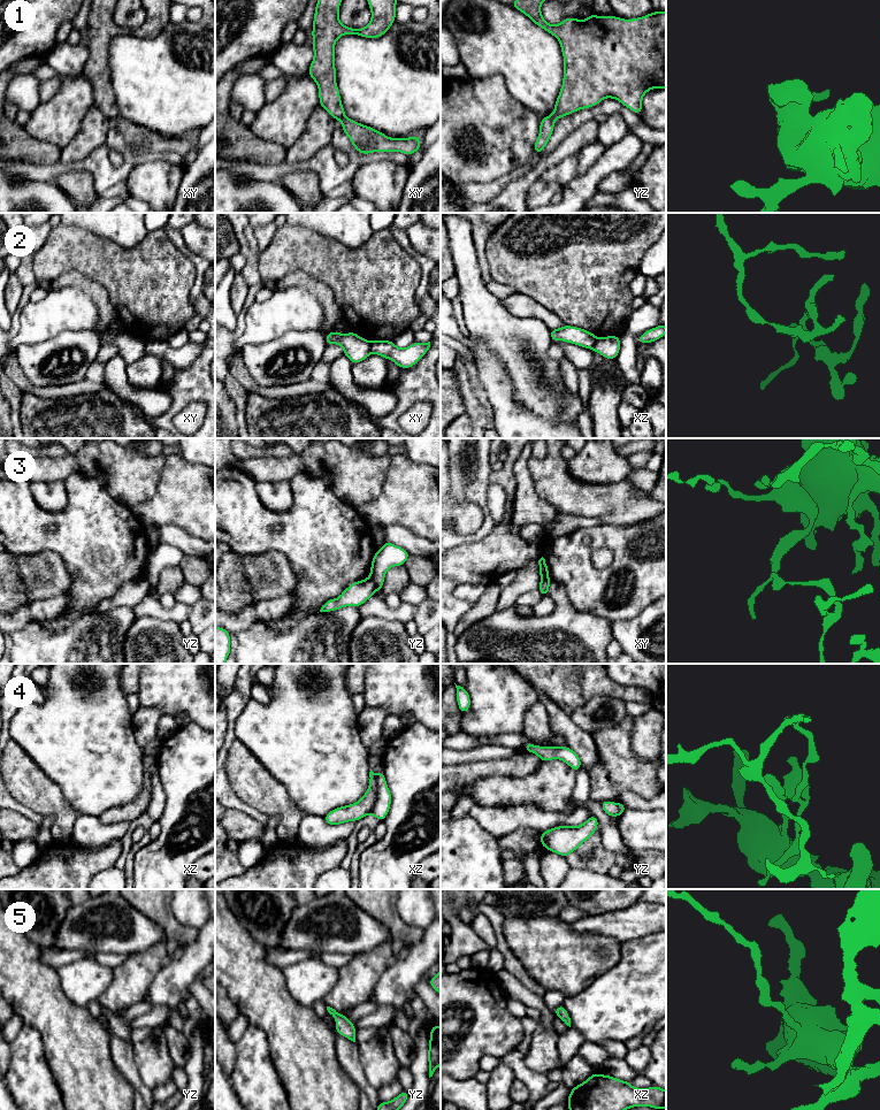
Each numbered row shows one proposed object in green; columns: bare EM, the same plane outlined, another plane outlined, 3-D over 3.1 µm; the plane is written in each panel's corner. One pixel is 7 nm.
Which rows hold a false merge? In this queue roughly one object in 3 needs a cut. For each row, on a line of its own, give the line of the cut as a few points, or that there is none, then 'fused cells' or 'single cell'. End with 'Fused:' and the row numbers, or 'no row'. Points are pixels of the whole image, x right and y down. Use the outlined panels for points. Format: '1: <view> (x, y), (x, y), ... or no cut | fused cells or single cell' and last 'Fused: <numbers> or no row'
1: xy (344, 116), (339, 120) | fused cells
2: xy (369, 342), (369, 350), (372, 352) | fused cells
3: yz (368, 578), (376, 588) | fused cells
4: xz (376, 774), (376, 798), (369, 812) | fused cells
5: no cut | single cell
Fused: 1, 2, 3, 4

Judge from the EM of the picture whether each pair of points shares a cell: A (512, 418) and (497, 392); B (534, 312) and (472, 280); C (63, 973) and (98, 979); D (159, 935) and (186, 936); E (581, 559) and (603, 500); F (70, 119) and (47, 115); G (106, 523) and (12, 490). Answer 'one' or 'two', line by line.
A: one
B: two
C: one
D: two
E: two
F: one
G: one

